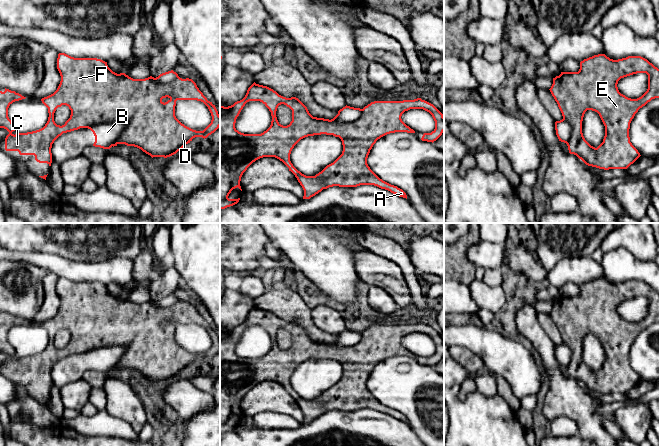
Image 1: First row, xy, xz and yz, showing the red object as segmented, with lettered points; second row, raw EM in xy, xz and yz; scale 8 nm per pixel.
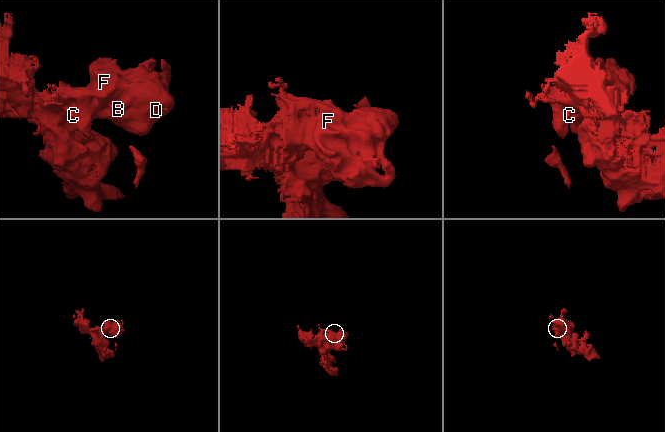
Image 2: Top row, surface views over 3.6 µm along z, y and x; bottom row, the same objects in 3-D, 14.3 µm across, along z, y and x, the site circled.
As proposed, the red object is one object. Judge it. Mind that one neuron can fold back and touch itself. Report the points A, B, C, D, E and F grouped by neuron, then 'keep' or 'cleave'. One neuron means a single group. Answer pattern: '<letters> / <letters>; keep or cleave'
A C D E F / B; cleave

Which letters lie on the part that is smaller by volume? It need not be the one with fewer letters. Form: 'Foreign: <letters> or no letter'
Foreign: B

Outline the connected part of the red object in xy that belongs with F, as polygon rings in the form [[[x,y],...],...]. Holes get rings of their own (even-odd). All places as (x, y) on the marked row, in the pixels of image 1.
[[[65,53],[58,54],[57,69],[61,81],[53,94],[41,99],[48,108],[49,117],[45,126],[39,130],[14,135],[12,132],[16,128],[8,117],[8,108],[13,102],[26,97],[6,88],[4,92],[0,91],[0,128],[9,132],[5,138],[6,151],[18,151],[20,155],[34,155],[37,162],[51,166],[52,144],[63,133],[102,123],[125,121],[127,125],[112,145],[113,147],[125,144],[141,149],[152,158],[167,158],[180,151],[193,138],[205,139],[220,127],[220,115],[215,105],[207,100],[192,79],[180,78],[165,84],[154,82],[152,76],[145,79],[133,79],[125,73],[113,72],[107,62],[101,59],[74,58]],[[177,100],[203,102],[211,113],[211,123],[203,131],[196,131],[182,124],[175,116]],[[62,105],[69,107],[71,115],[65,124],[60,126],[54,121],[54,113]]]

